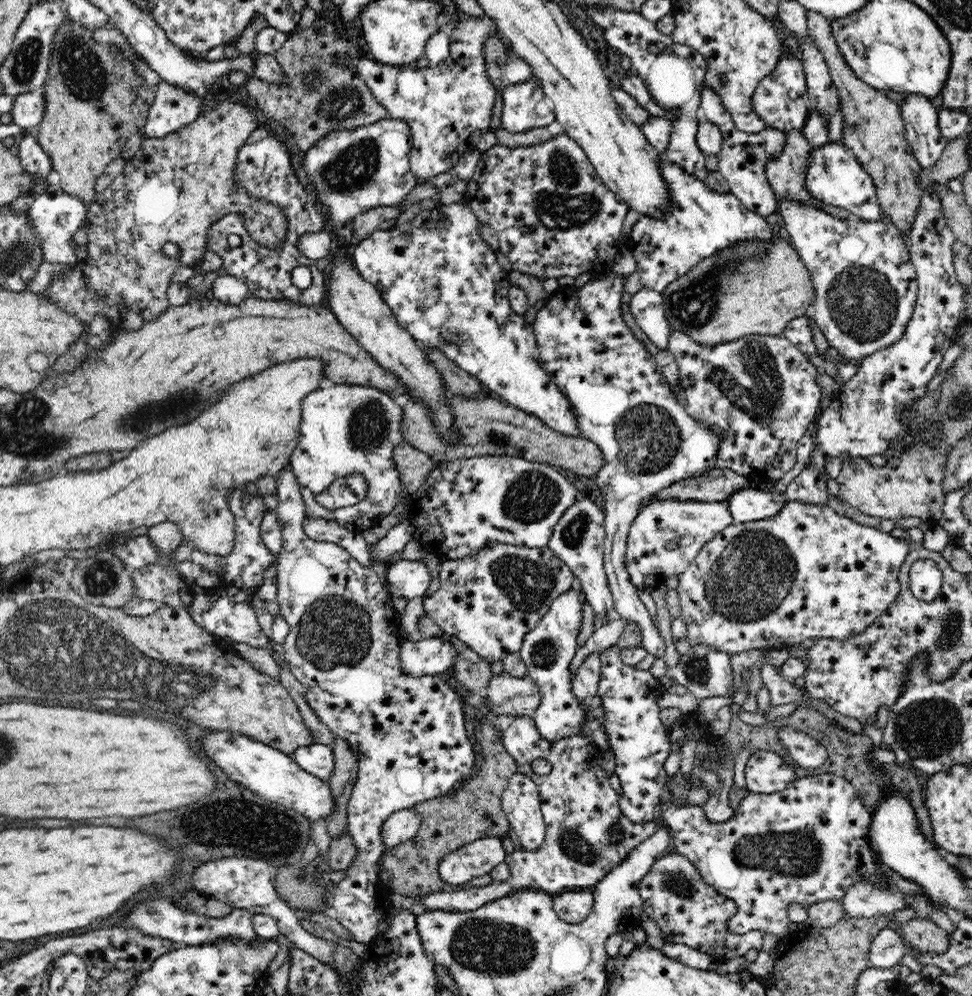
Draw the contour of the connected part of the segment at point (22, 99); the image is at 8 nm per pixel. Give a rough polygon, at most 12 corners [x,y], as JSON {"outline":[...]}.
{"outline":[[42,91],[14,98],[12,122],[35,131],[44,118]]}

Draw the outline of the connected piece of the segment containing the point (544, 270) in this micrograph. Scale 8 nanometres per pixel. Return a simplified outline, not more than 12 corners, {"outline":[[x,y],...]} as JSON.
{"outline":[[568,135],[467,190],[512,270],[606,272],[629,206]]}

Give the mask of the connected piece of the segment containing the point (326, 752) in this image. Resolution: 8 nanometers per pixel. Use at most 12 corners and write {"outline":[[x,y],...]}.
{"outline":[[299,746],[291,757],[304,772],[324,781],[334,770],[333,750]]}

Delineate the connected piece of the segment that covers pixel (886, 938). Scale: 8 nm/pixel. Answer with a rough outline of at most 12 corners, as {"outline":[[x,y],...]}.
{"outline":[[885,926],[870,942],[868,965],[890,968],[907,951]]}

